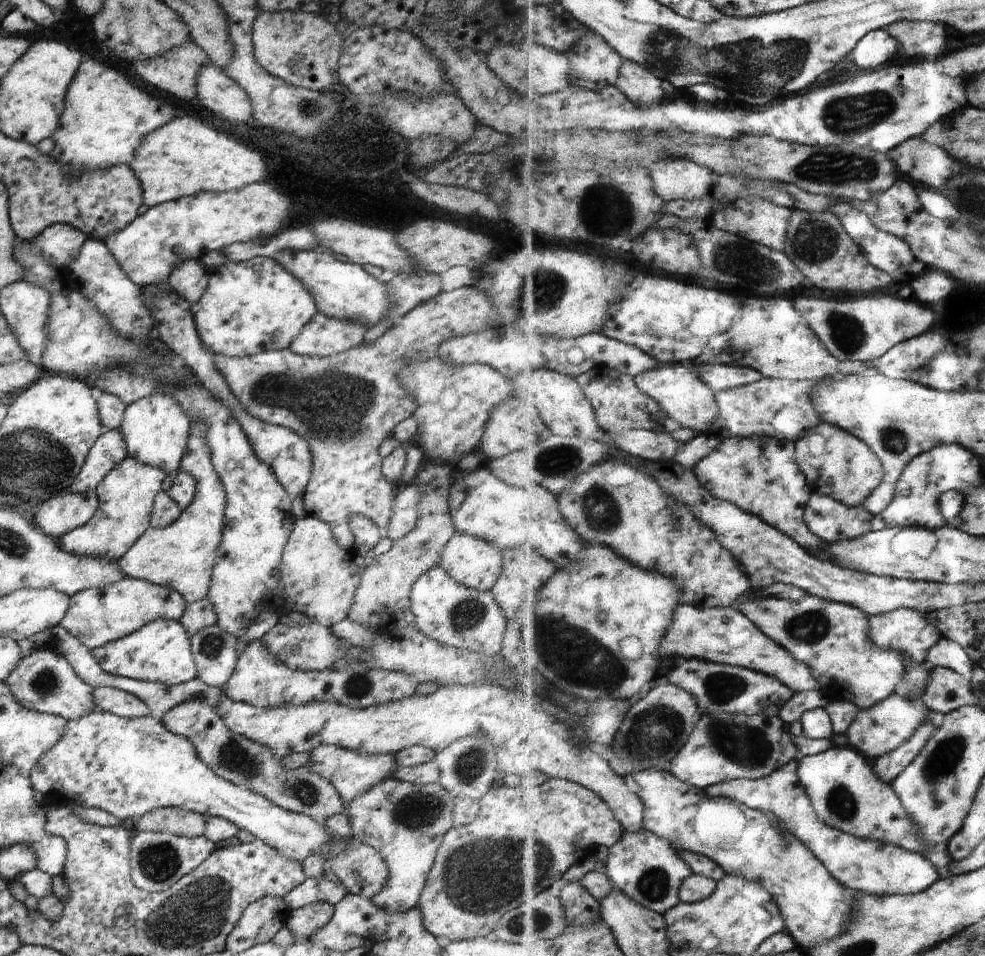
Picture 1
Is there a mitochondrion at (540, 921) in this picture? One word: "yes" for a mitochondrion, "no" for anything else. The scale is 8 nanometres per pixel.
yes

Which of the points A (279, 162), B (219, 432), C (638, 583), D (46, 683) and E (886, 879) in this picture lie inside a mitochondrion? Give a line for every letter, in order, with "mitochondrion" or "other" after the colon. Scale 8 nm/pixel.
A: other
B: other
C: other
D: mitochondrion
E: other

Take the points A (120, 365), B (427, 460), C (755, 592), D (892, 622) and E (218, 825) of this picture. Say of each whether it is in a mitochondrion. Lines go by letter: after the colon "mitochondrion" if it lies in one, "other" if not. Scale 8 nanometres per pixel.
A: other
B: other
C: other
D: other
E: other

